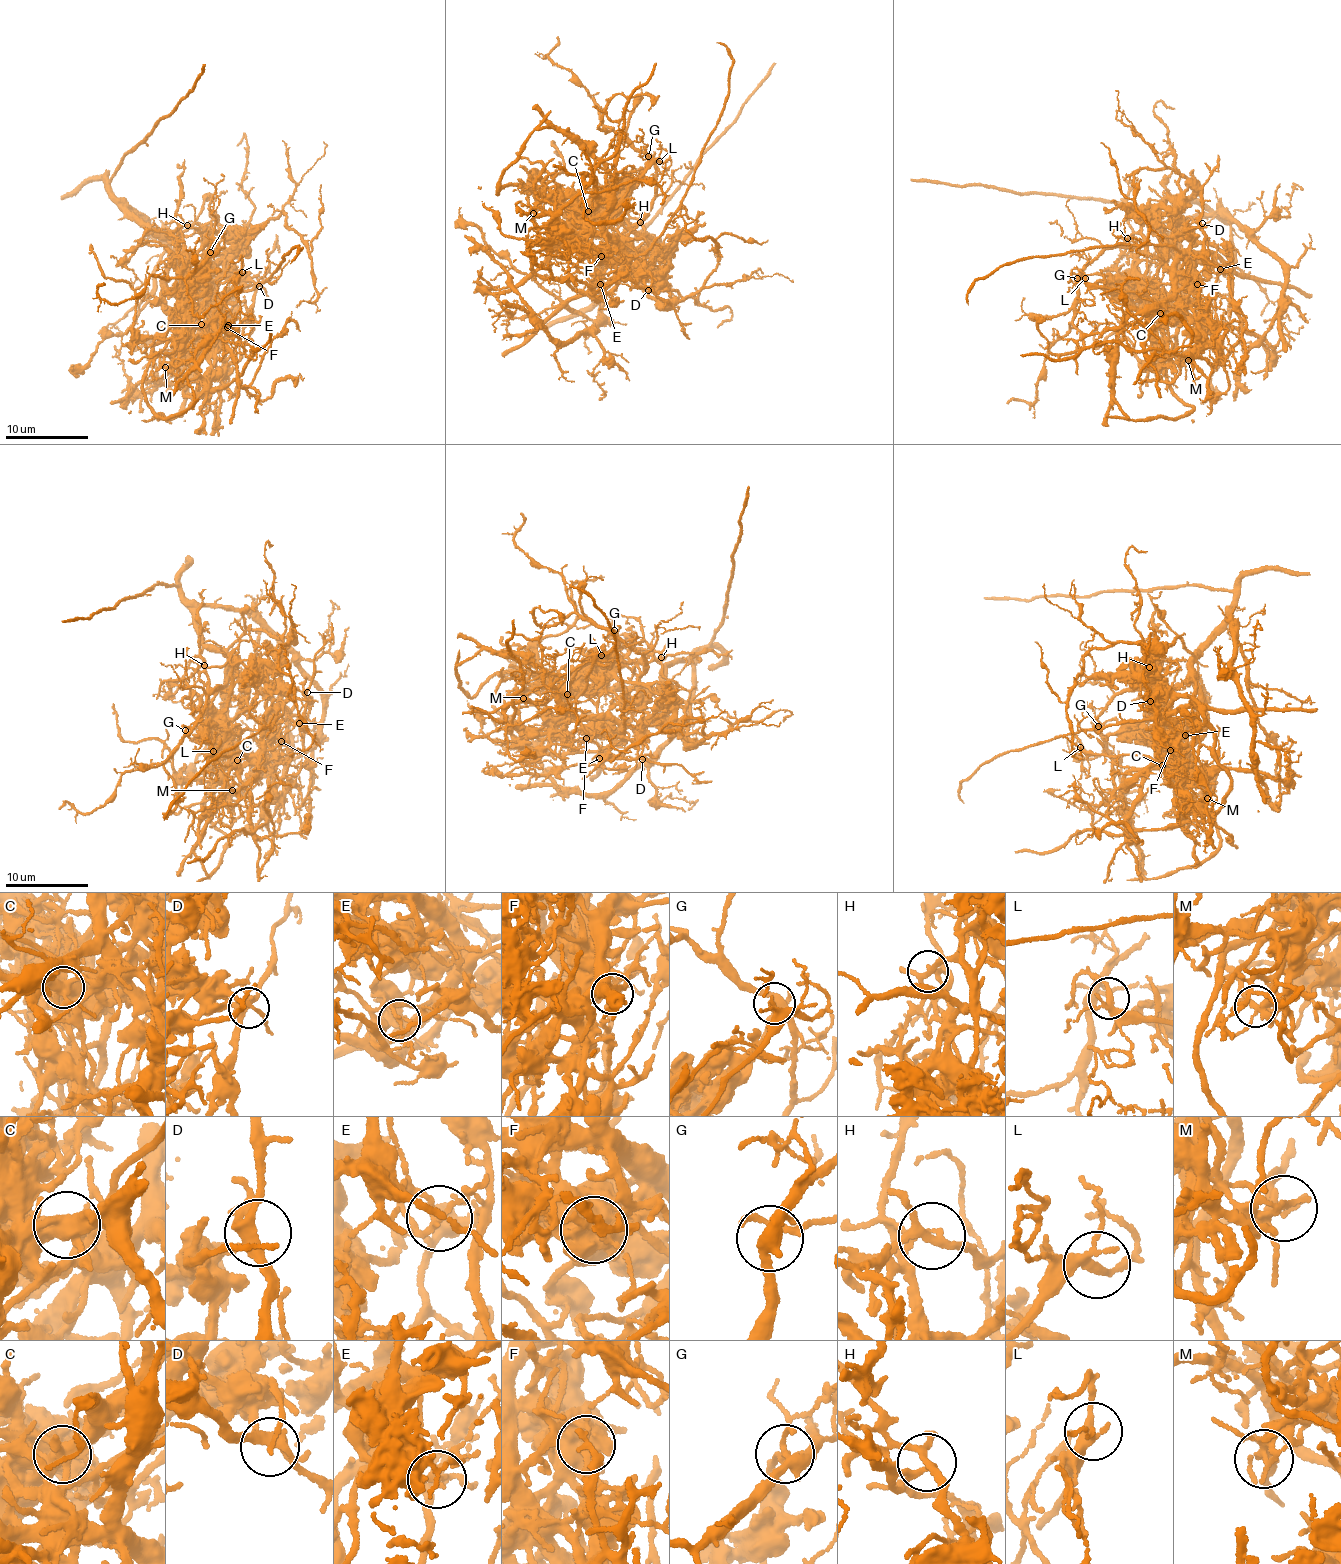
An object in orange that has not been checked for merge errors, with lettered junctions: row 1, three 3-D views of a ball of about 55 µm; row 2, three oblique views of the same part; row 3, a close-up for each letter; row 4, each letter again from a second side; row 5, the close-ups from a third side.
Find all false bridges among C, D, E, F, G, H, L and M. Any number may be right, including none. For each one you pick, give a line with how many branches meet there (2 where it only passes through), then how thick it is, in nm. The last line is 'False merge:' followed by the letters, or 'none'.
C: 5 branches meet; 440 nm thick
E: 3 branches meet; 130 nm thick
F: 3 branches meet; 190 nm thick
G: 4 branches meet; 320 nm thick
H: 4 branches meet; 200 nm thick
M: 4 branches meet; 220 nm thick
False merge: C, E, F, G, H, M

